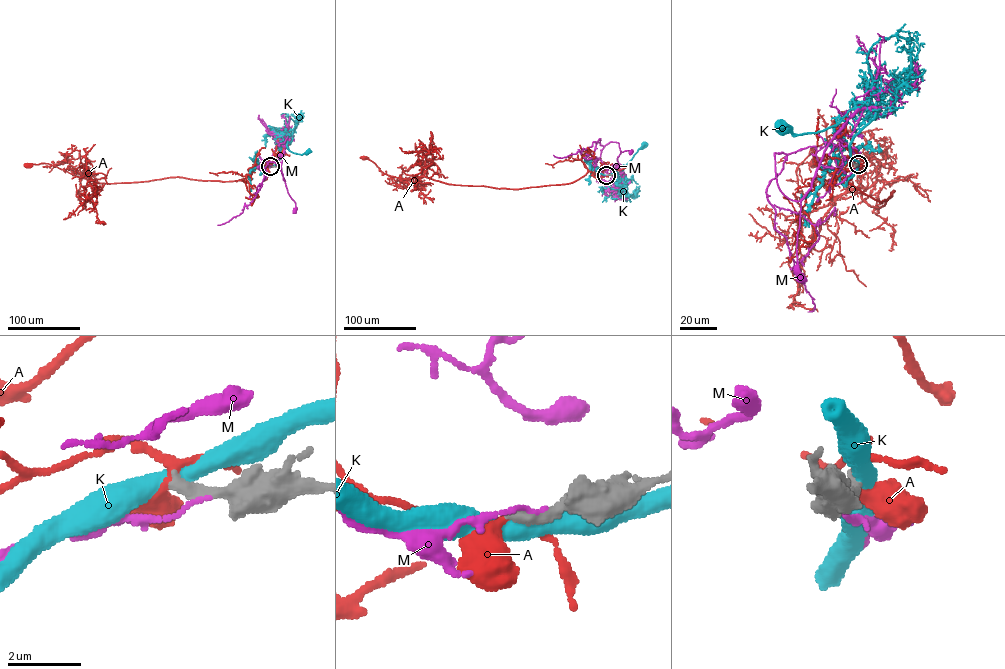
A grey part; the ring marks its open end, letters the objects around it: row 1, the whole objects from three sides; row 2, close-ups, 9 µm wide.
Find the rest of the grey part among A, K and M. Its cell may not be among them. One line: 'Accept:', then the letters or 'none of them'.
Accept: none of them

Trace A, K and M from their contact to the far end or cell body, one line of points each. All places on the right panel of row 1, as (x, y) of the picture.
A: (858, 164), (846, 179), (861, 192), (893, 191), (881, 207), (861, 198), (854, 158), (814, 160)
K: (858, 164), (850, 142), (871, 116), (866, 110), (852, 108), (838, 123), (816, 132), (795, 134), (779, 126)
M: (858, 165), (834, 184), (845, 172), (814, 146), (774, 153), (778, 188), (800, 201), (801, 279)

